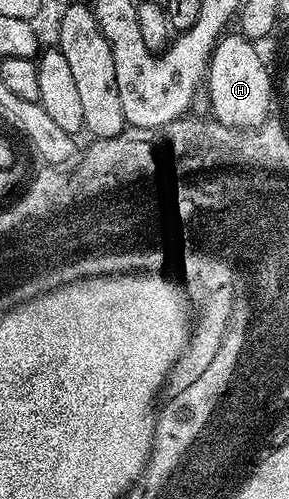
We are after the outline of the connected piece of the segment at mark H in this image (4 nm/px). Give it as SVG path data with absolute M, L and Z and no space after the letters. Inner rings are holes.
M223 34L211 49L205 90L211 99L210 115L219 123L235 128L258 128L272 115L271 76L254 43L242 34Z

